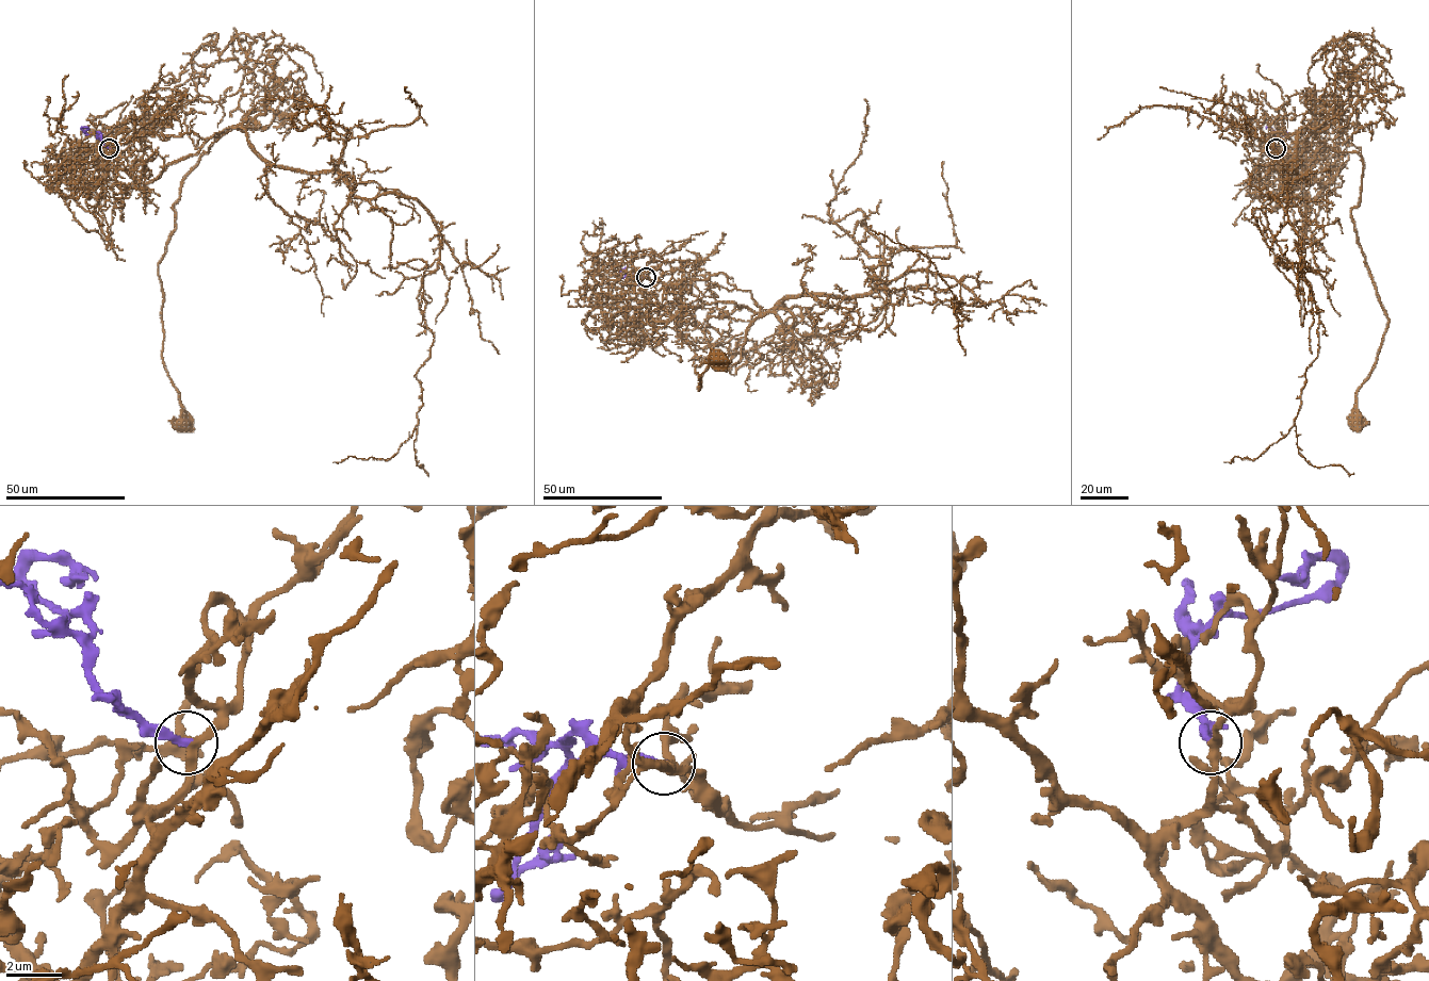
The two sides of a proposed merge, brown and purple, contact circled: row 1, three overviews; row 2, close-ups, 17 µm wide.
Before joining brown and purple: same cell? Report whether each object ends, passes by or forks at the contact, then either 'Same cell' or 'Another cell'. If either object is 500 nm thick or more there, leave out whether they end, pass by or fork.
At the ring brown passes by. At the ring purple ends. Same cell

